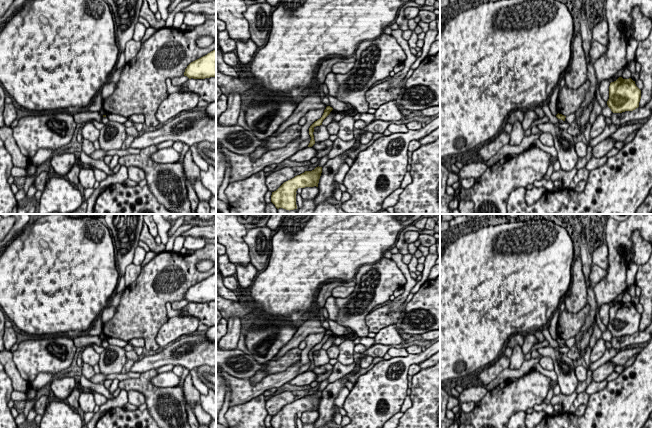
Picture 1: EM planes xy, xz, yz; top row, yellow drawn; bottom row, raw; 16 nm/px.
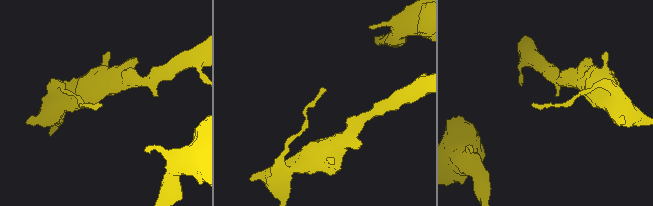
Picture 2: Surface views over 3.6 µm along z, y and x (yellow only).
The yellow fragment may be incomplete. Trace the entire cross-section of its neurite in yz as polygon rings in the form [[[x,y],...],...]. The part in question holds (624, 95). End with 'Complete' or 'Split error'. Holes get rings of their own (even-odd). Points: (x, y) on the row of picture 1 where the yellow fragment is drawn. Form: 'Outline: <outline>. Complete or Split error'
Outline: [[[619,77],[610,83],[607,105],[613,113],[635,110],[639,107],[640,99],[641,90],[631,78]]]. Complete

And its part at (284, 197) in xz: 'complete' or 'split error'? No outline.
complete

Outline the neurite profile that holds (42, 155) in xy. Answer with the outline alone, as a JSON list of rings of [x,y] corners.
[[[39,149],[31,159],[30,164],[38,167],[41,164],[45,163],[56,152],[60,152],[60,150],[52,151],[51,149]]]

